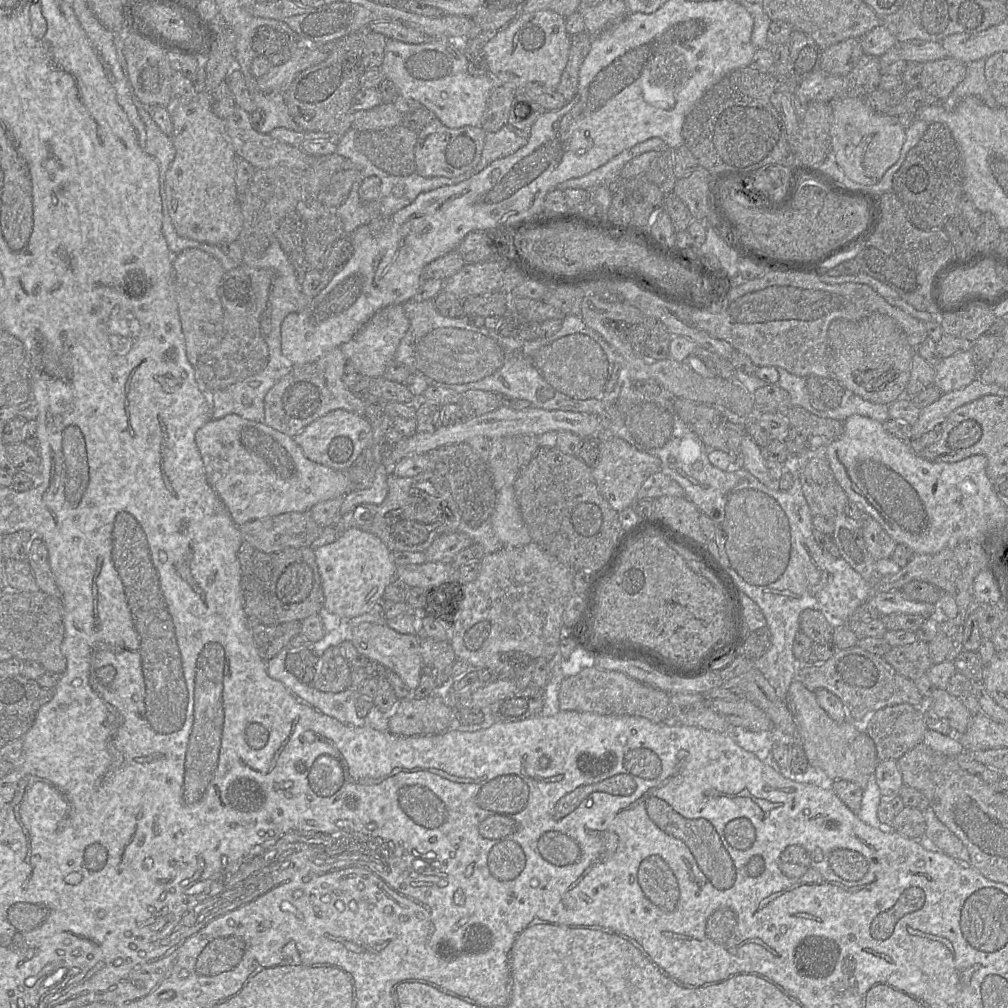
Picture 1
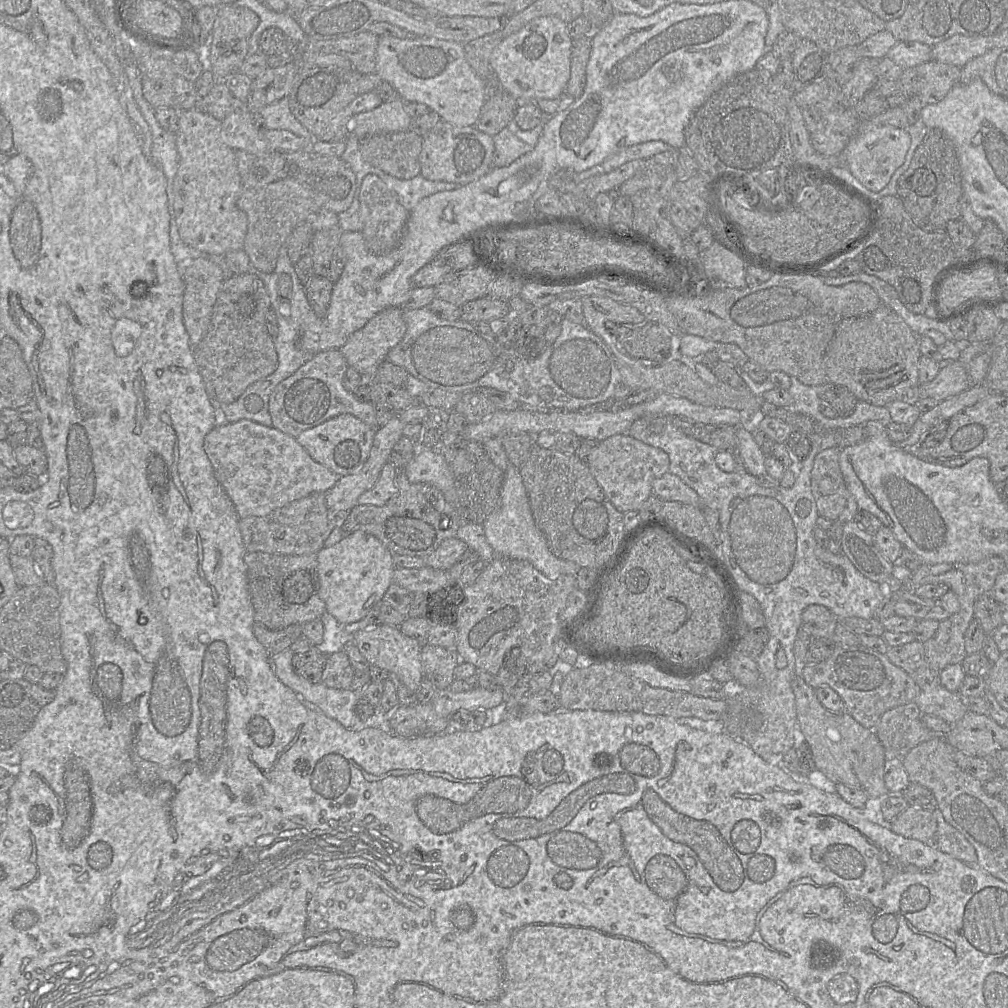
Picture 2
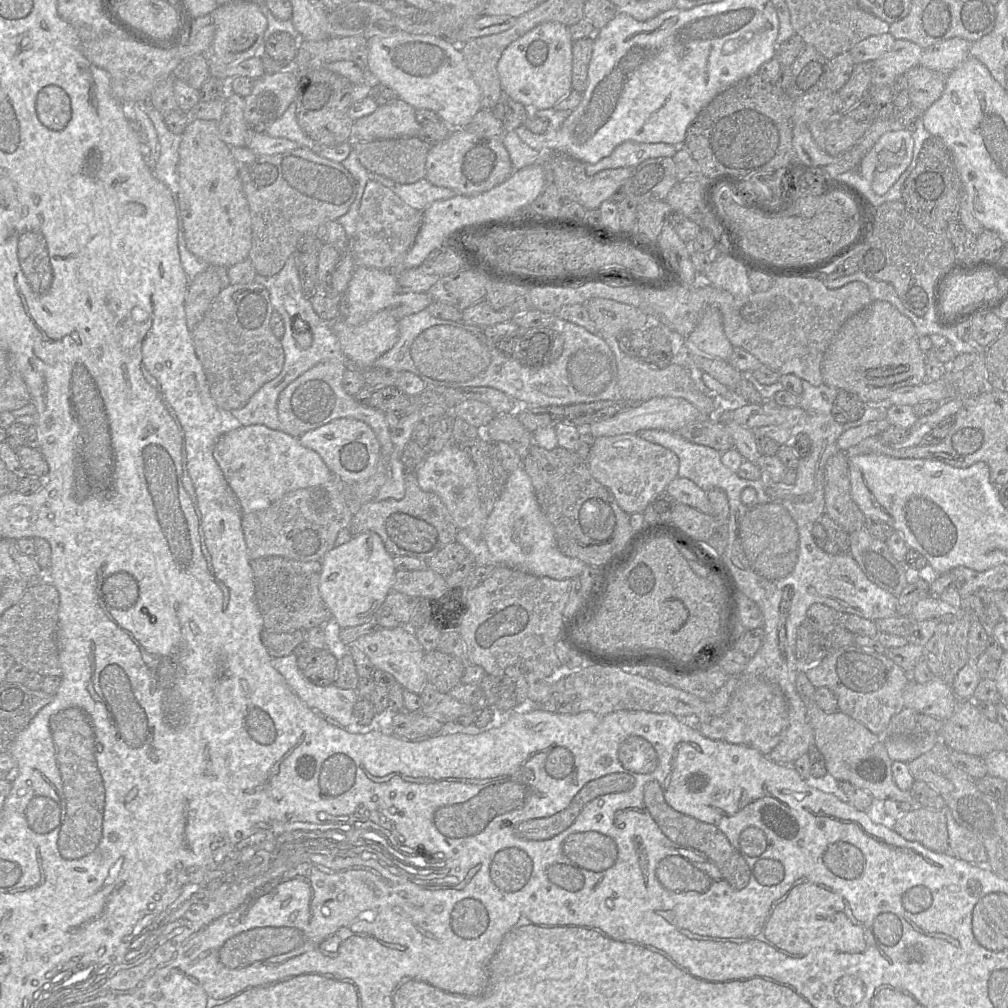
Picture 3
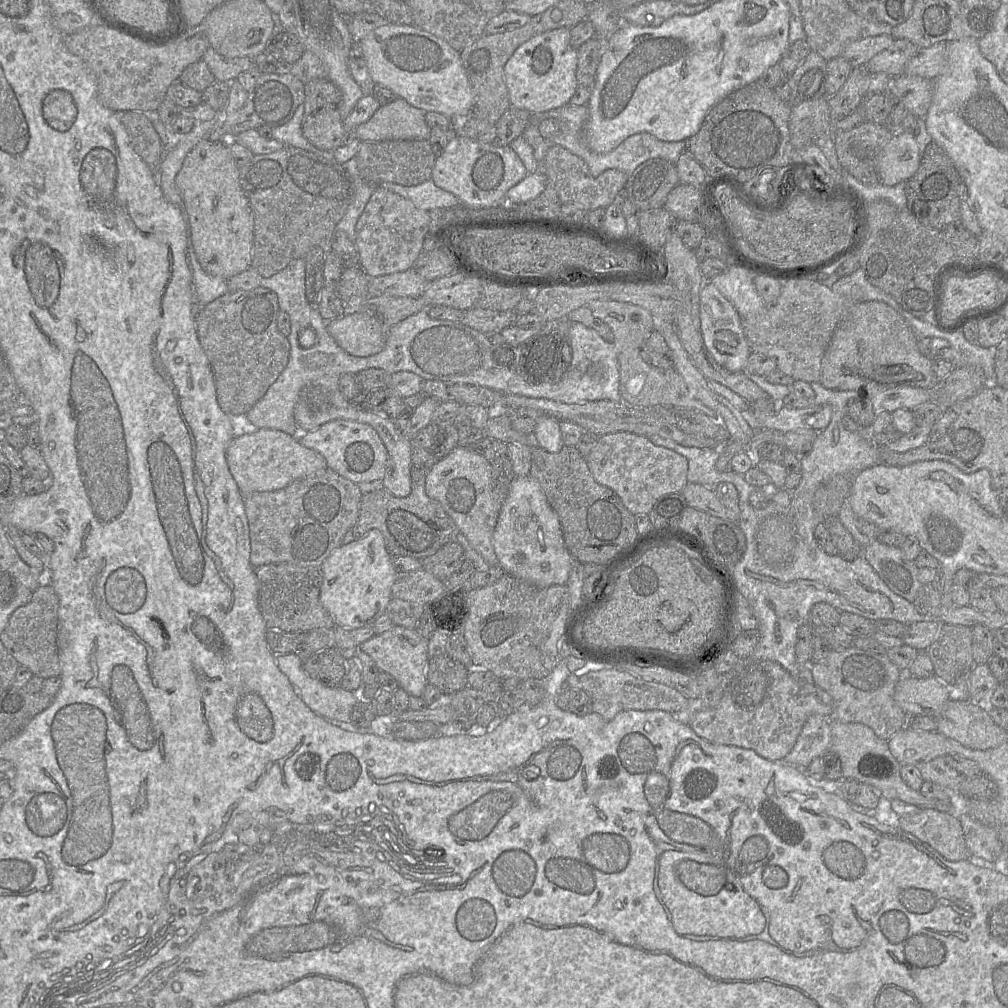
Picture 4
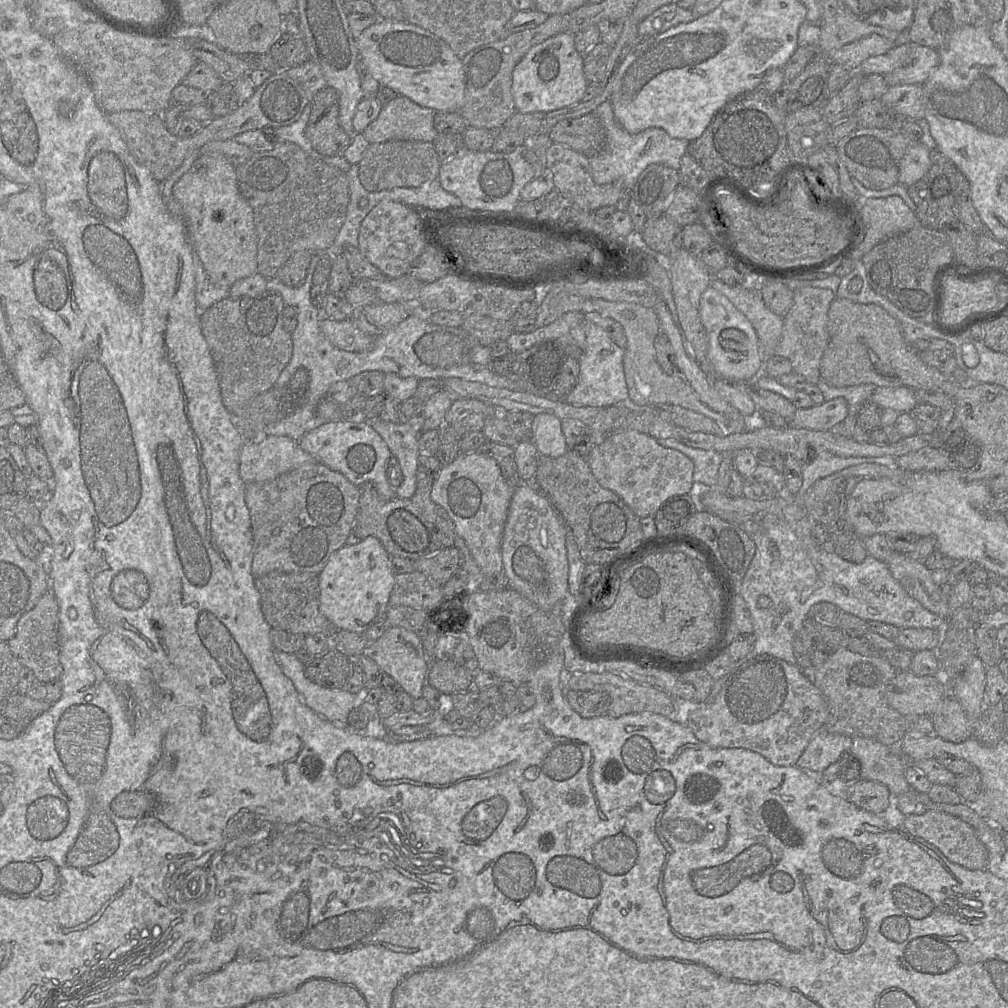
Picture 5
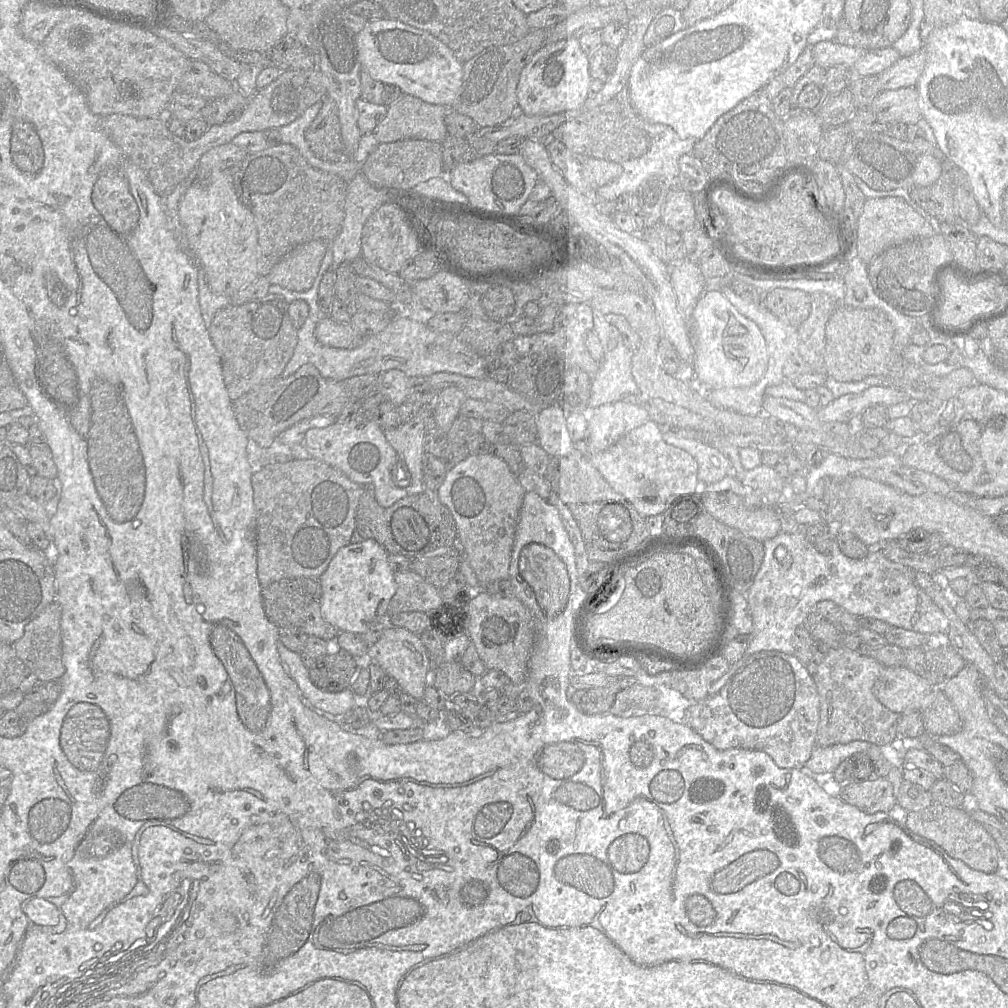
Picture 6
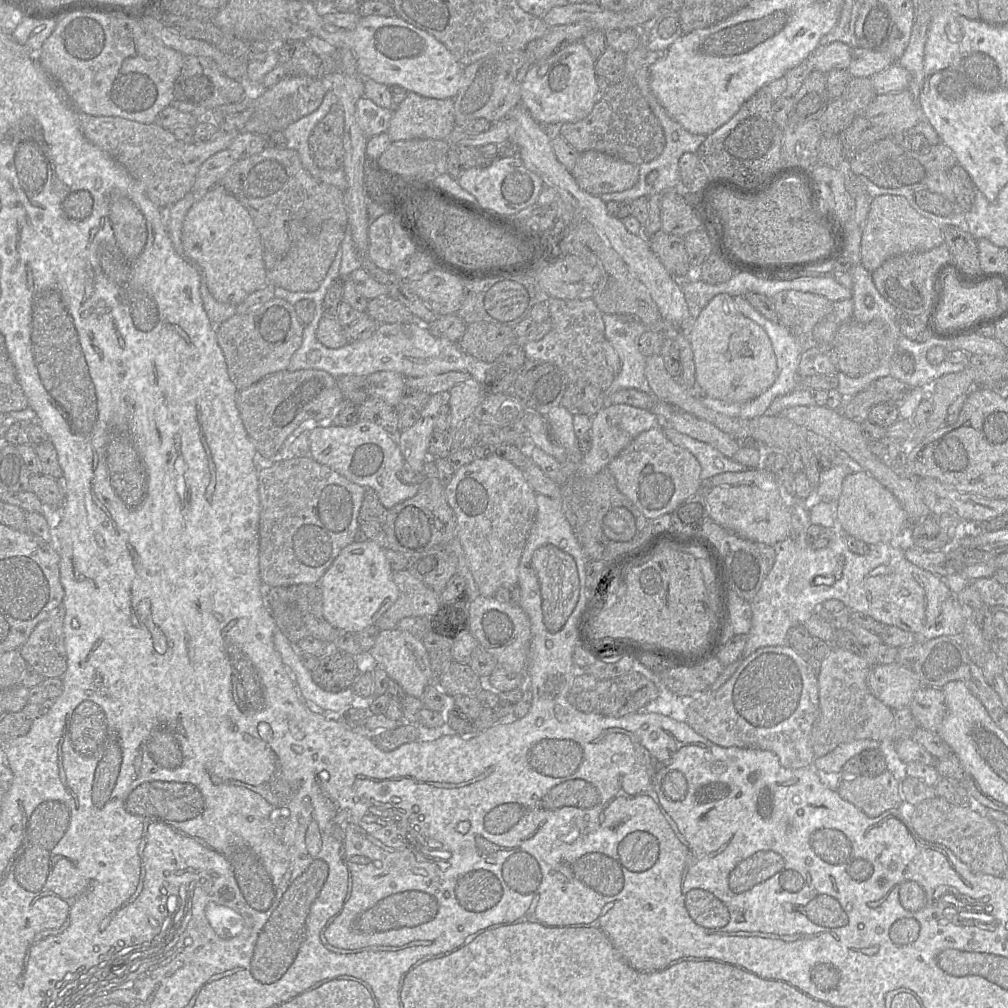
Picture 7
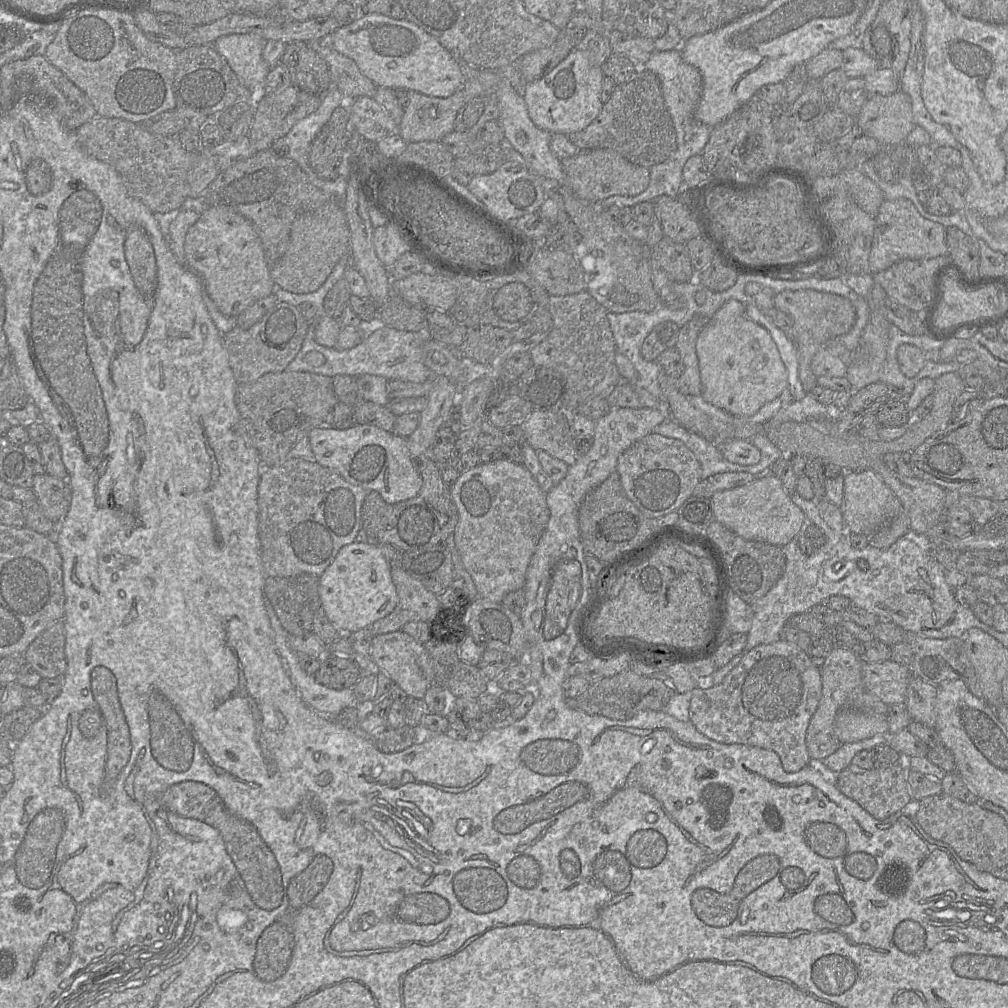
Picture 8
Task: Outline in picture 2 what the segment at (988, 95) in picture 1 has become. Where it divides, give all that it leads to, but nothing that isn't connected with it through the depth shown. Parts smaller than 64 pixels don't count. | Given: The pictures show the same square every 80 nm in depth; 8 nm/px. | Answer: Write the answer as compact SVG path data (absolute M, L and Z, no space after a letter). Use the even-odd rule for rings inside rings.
M993 48L985 54L968 61L961 69L959 84L968 84L974 78L980 78L994 93L1000 94L1000 88L995 79L995 64L999 55L1007 51L1002 48Z

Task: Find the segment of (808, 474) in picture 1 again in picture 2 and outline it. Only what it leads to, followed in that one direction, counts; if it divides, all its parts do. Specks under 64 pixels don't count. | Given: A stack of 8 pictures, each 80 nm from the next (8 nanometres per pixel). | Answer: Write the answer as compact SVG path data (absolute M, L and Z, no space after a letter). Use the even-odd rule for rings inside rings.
M827 448L815 456L811 490L819 516L844 524L854 520L859 508L845 485L839 451L840 448Z

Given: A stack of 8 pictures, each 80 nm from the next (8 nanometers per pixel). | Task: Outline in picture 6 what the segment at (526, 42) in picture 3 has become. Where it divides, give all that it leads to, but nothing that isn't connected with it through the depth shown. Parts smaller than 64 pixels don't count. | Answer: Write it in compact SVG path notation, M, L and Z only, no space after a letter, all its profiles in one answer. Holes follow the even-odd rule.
M567 38L554 43L545 43L521 71L516 89L518 111L528 116L549 116L578 109L588 98L591 80L589 56L581 49L578 38Z

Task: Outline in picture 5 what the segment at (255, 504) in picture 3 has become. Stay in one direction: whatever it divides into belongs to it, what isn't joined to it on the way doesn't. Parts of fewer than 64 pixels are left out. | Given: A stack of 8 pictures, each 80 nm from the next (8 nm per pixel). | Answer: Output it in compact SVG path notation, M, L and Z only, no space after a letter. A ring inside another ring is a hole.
M266 435L245 441L240 450L239 474L247 484L265 482L301 467L305 464L318 462L312 455L304 451L298 442L286 436Z

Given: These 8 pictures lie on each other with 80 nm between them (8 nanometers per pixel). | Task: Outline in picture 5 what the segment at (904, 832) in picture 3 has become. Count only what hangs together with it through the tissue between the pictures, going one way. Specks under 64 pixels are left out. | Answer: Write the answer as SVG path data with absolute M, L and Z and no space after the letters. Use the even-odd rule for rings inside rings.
M926 809L920 814L905 816L903 826L913 836L936 846L950 862L970 870L988 870L987 849L978 839L975 829L965 821L943 811Z

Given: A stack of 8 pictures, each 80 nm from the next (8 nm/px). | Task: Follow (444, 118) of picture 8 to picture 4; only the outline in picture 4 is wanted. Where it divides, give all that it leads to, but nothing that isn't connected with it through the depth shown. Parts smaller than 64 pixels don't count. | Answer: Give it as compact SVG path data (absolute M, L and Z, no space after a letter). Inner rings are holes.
M397 97L380 106L368 121L358 125L353 136L361 142L428 140L430 127L425 114L425 111Z

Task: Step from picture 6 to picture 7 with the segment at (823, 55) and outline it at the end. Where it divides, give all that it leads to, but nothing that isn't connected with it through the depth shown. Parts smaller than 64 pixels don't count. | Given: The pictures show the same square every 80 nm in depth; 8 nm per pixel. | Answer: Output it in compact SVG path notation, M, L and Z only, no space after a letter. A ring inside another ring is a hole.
M843 42L819 45L810 56L814 70L828 73L833 69L846 69L851 62L852 47Z

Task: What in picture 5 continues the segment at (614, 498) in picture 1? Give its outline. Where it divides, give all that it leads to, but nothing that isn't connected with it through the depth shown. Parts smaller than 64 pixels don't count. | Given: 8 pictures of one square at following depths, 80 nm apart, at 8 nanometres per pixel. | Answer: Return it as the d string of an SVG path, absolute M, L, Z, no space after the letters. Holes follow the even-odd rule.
M633 429L613 431L598 440L586 460L599 484L619 495L639 518L654 516L669 498L688 494L693 489L693 461Z

